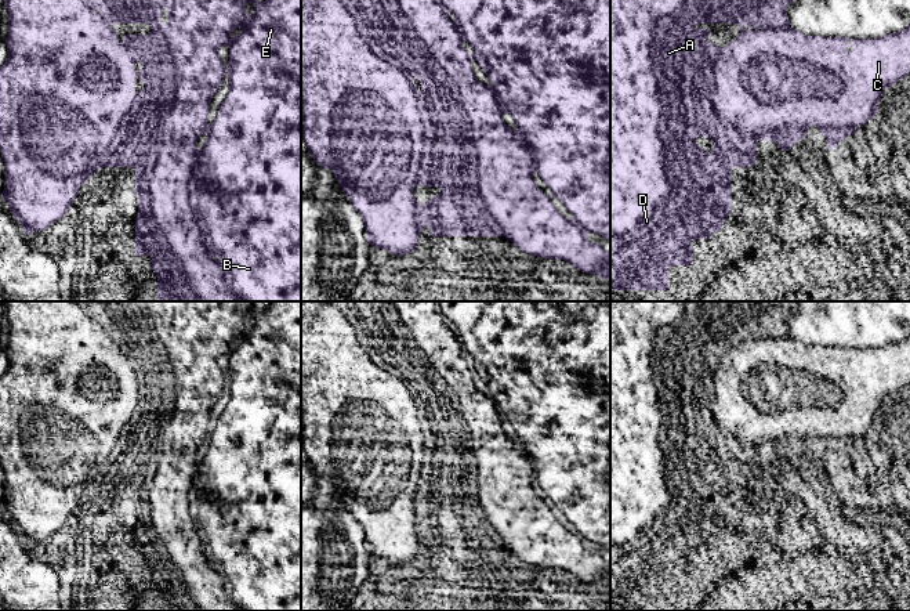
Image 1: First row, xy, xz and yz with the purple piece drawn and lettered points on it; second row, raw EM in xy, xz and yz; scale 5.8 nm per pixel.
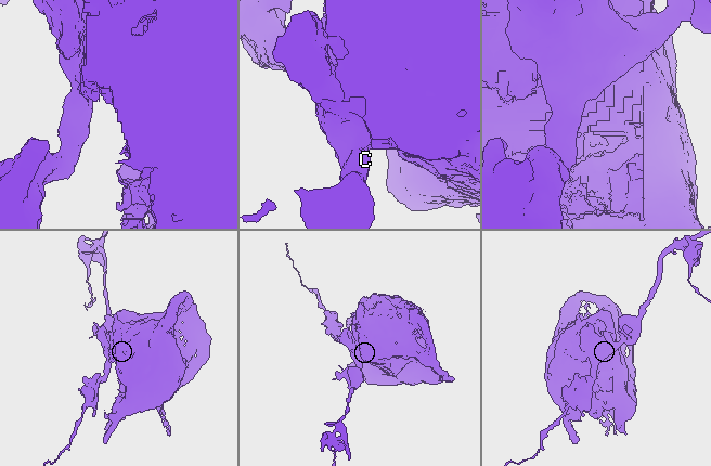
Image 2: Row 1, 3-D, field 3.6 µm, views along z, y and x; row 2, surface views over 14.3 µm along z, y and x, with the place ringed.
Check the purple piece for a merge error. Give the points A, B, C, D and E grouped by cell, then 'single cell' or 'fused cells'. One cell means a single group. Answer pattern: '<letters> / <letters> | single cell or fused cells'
A B D E / C | fused cells

